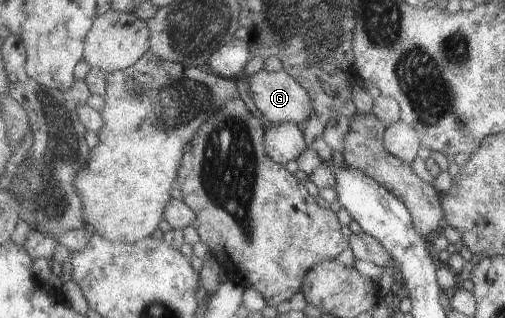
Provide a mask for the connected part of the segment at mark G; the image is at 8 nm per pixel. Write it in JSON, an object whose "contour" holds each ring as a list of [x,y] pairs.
{"contour":[[[283,69],[279,72],[260,70],[258,73],[248,77],[249,92],[255,106],[271,124],[281,125],[281,123],[297,123],[308,121],[315,116],[315,103],[311,95],[295,81],[287,71]]]}

